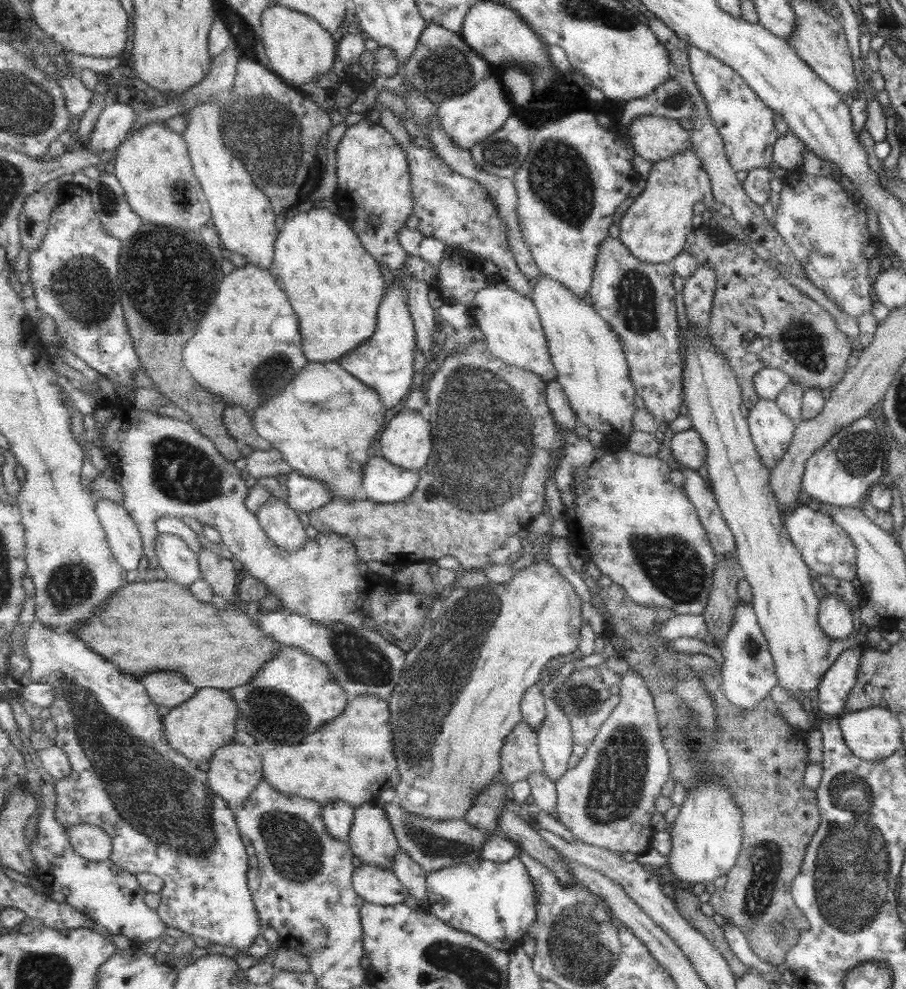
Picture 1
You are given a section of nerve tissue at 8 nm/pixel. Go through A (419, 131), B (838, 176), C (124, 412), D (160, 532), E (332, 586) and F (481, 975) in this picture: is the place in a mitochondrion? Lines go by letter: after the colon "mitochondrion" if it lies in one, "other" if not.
A: other
B: other
C: other
D: other
E: other
F: mitochondrion

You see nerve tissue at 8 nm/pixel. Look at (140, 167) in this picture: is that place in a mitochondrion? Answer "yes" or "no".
no

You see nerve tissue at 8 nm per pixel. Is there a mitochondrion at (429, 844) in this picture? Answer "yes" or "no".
yes

